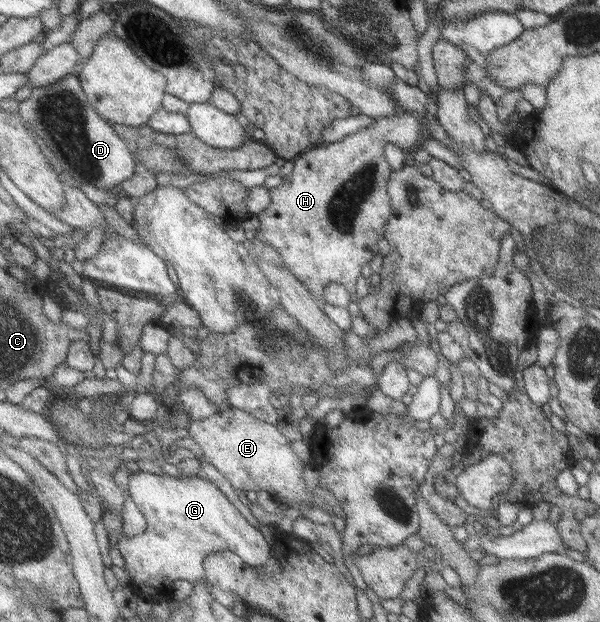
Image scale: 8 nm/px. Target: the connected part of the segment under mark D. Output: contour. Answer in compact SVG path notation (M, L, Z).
M72 73L54 84L33 86L31 94L20 102L17 114L35 132L57 158L58 165L78 183L107 191L122 185L136 173L138 161L123 136L97 111L84 91L80 78Z

